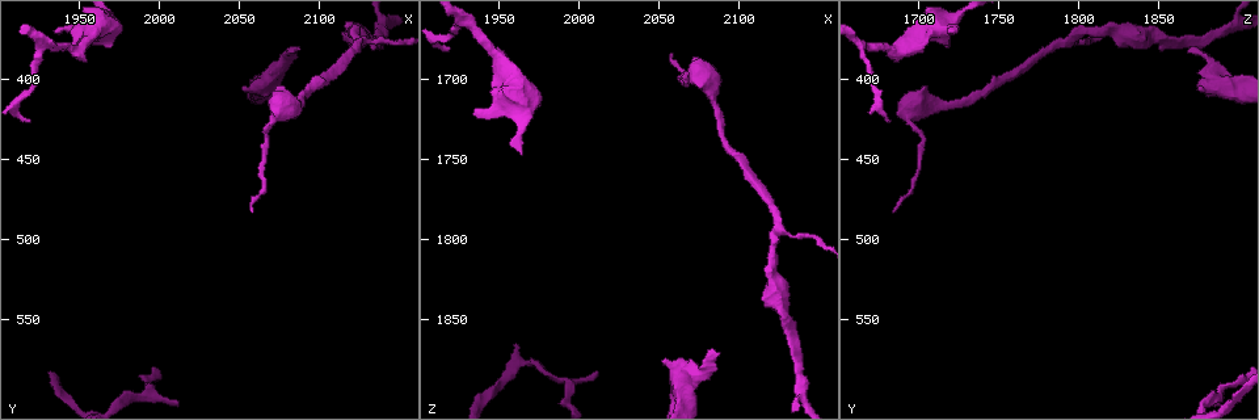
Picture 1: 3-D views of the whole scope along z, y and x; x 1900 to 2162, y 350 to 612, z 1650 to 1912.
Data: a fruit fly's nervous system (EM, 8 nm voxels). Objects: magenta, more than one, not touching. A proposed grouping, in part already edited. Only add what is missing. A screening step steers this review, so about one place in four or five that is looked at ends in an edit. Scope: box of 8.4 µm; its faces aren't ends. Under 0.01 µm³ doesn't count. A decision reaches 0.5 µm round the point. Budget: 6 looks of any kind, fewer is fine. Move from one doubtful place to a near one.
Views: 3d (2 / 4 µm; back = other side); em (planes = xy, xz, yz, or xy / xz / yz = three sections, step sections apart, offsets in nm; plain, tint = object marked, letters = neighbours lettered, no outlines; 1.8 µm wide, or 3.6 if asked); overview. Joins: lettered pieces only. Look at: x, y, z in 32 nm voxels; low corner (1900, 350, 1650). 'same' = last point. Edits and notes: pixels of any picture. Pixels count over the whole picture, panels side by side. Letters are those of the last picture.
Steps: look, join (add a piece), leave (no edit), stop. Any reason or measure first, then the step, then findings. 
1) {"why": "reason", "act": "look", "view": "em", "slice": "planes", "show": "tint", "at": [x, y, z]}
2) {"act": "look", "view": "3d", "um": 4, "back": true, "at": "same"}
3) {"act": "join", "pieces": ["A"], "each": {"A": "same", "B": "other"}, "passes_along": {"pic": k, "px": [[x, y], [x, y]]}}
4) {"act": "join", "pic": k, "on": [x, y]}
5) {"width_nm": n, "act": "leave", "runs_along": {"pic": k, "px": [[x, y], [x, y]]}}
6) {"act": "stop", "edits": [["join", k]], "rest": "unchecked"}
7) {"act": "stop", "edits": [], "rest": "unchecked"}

{"why": "free end", "act": "look", "view": "3d", "um": 2, "at": [2084, 382, 1870]}

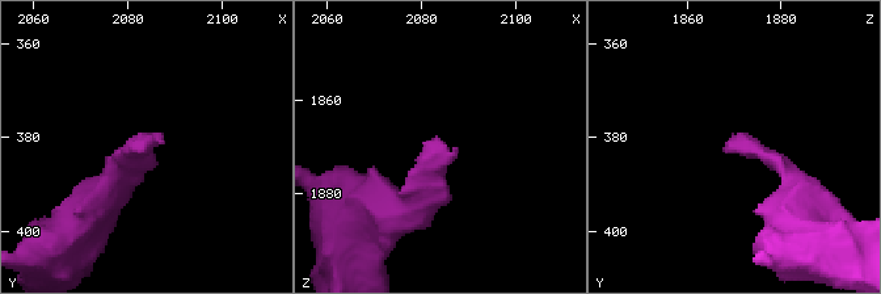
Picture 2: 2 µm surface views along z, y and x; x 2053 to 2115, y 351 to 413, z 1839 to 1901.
{"why": "shape alone is not enough", "act": "look", "view": "em", "um": 3.6, "slice": "planes", "show": "plain", "at": [2083, 380, 1869]}

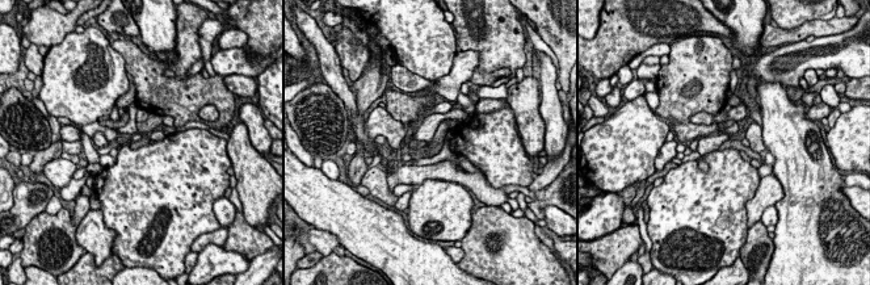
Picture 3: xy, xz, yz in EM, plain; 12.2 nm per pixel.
{"why": "see the neighbours", "act": "look", "view": "em", "um": 3.6, "slice": "planes", "show": "letters", "at": "same"}

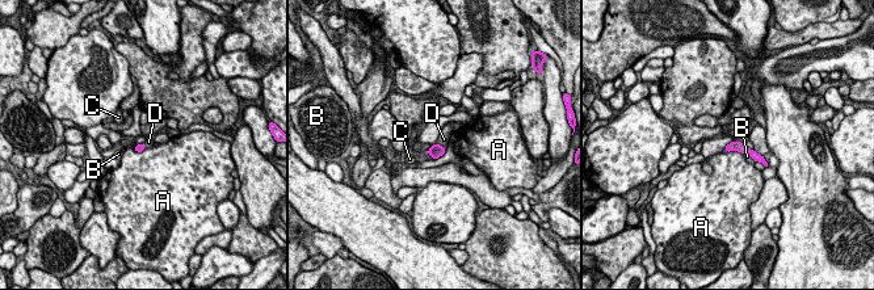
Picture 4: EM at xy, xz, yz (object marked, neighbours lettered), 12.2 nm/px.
{"act": "join", "pieces": ["D"], "each": {"A": "other", "B": "other", "C": "other", "D": "same"}, "passes_along": {"pic": 4, "px": [[436, 150], [440, 146], [444, 139]]}, "found": "the neuron continues"}

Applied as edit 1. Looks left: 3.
{"act": "look", "view": "overview"}

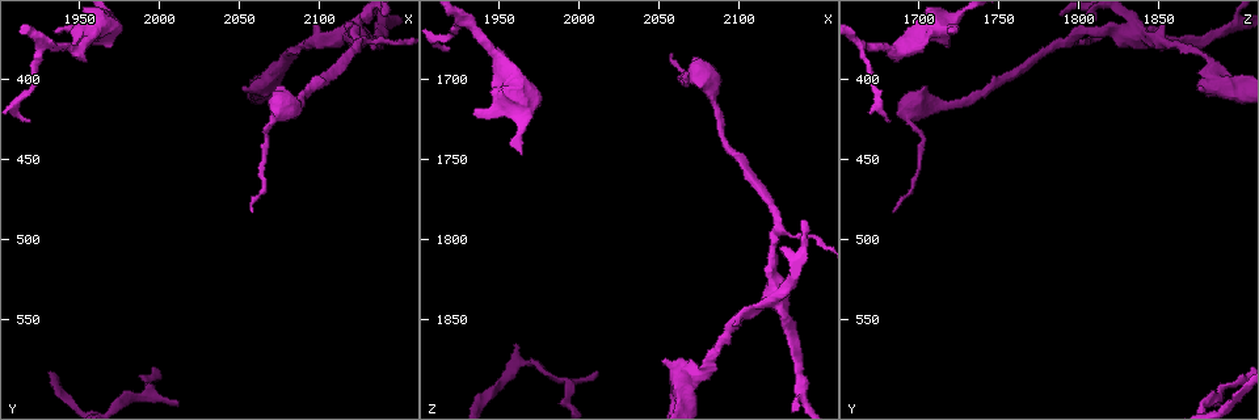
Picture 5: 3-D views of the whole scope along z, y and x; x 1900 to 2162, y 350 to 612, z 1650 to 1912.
{"why": "branch stops here", "act": "look", "view": "em", "slice": "yz", "step": 4, "show": "tint", "at": [1934, 368, 1722]}

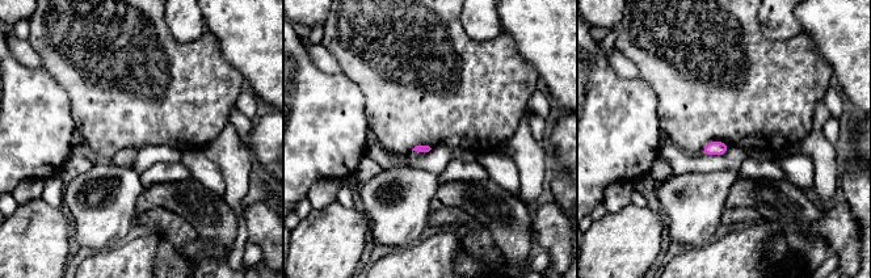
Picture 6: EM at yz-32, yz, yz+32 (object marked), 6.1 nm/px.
{"act": "look", "view": "em", "slice": "planes", "show": "letters", "at": "same"}

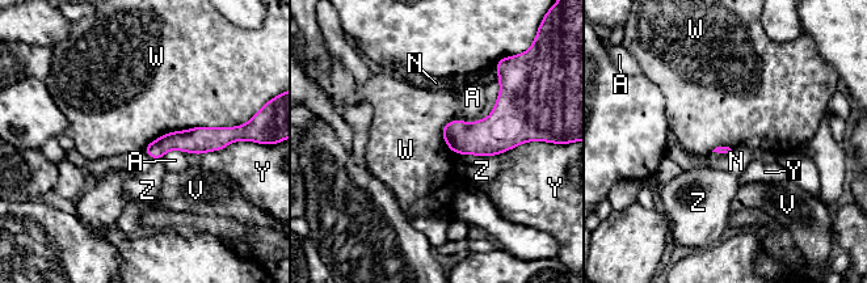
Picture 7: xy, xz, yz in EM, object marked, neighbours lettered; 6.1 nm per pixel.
{"longest_contact_nm": ["W", 600], "act": "leave", "each": {"A": "other", "N": "other", "V": "other", "W": "other", "Y": "other", "Z": "other"}, "found": "no lettered piece goes on from it"}

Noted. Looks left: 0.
{"act": "stop", "edits": [["join", 4]], "rest": "unchecked"}

